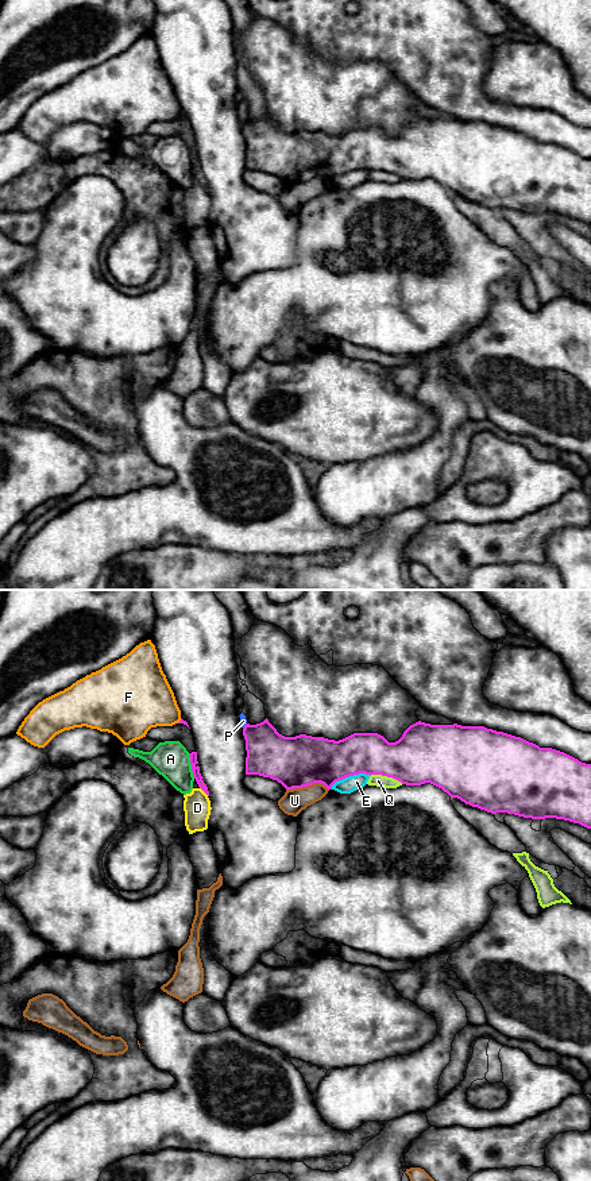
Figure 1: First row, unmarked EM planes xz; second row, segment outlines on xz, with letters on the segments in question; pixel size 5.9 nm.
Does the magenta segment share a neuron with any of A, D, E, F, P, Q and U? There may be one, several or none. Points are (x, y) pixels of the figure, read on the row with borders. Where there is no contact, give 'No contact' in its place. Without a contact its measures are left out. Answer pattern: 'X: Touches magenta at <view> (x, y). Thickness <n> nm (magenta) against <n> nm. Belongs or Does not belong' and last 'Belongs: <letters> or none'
A: Touches magenta at xz (192, 765). Thickness 50 nm (magenta) against 220 nm. Does not belong
D: Touches magenta at xz (204, 791). Thickness 50 nm (magenta) against 160 nm. Does not belong
E: Touches magenta at xz (350, 775). Thickness 280 nm (magenta) against 90 nm. Does not belong
F: Touches magenta at xz (180, 721). Thickness 20 nm (magenta) against 340 nm. Does not belong
P: Touches magenta at xz (244, 726). Thickness 280 nm (magenta) against 50 nm. Does not belong
Q: Touches magenta at xz (386, 775). Thickness 340 nm (magenta) against 70 nm. Does not belong
U: Touches magenta at xz (306, 786). Thickness 300 nm (magenta) against 150 nm. Does not belong
Belongs: none

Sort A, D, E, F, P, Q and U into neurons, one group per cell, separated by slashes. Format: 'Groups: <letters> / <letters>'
Groups: A / D / E / F / P / Q / U

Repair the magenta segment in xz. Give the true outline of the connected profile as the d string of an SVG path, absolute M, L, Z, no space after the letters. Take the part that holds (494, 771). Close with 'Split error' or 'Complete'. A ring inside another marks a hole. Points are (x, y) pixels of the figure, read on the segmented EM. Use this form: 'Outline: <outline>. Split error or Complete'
Outline: M266 718L256 725L246 723L243 736L247 750L246 775L270 777L286 790L314 783L332 790L336 781L354 775L382 775L406 786L430 783L451 798L491 814L556 818L591 829L591 764L484 726L430 725L418 721L395 742L389 742L378 733L354 733L335 741L306 734L285 737Z. Complete

